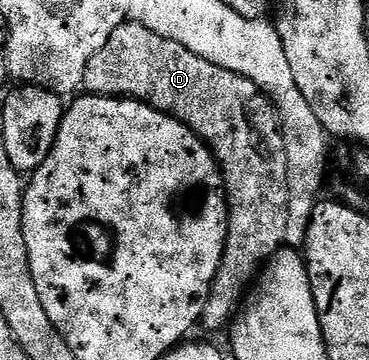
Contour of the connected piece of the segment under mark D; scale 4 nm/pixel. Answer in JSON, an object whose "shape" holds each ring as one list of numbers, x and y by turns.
{"shape":[[126,21,121,27,114,29,114,33,110,33,110,41,106,41,106,45,102,45,102,49,98,49,98,53,94,53,94,57,90,57,90,65,86,65,86,73,84,74,83,90,89,95,111,95,114,99,137,99,140,103,150,105,154,109,185,123,212,151,212,156,215,157,216,163,220,167,220,174,224,177,224,192,228,194,228,236,220,268,214,277,210,293,206,297,206,305,202,309,200,323,208,331,220,331,223,327,225,330,239,312,262,268,275,251,279,251,281,247,285,246,286,217,288,216,288,158,286,157,284,129,280,127,280,113,275,103,265,91,258,89,258,85,254,85,254,81,250,81,238,73,230,73,230,69,222,69,218,65,198,57,198,53,190,53,190,49,186,49,186,45,178,45,178,41,162,37,158,33,146,29,146,25,131,21]]}

